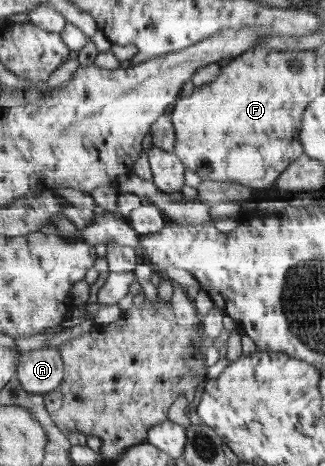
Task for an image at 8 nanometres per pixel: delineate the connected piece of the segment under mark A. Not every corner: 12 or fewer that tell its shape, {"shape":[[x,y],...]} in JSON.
{"shape":[[58,346],[29,351],[17,366],[22,387],[57,390],[64,373]]}

